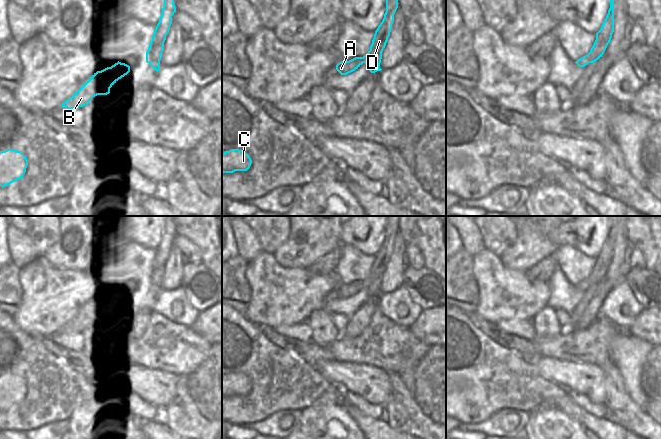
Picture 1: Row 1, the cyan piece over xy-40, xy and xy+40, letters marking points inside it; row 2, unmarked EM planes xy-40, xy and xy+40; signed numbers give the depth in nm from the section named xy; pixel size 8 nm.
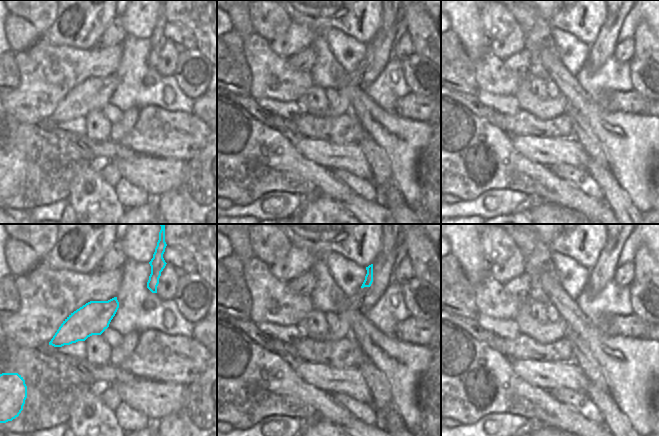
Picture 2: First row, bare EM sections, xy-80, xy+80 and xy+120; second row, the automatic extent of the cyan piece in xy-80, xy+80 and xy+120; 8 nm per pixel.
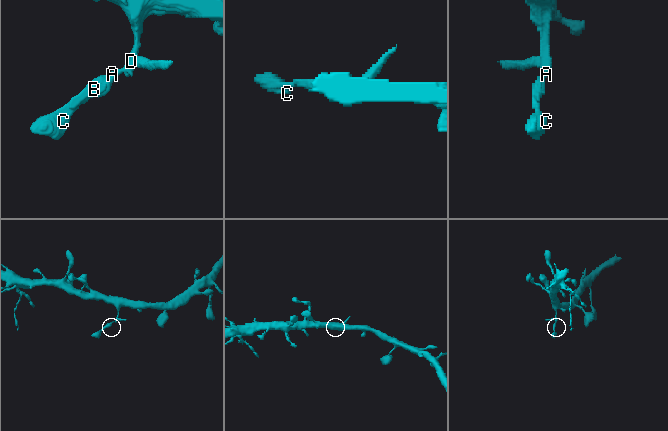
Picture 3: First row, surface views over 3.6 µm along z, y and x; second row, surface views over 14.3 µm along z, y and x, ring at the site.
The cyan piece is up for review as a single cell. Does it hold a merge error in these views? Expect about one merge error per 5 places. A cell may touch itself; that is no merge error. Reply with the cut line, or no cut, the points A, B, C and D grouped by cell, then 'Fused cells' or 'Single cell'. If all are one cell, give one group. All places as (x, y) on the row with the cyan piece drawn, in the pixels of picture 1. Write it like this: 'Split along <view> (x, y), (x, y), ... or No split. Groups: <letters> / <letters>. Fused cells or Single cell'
No split. Groups: A B C D. Single cell

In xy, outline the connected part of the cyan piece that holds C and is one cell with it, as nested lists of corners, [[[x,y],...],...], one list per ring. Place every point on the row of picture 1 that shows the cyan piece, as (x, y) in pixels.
[[[231,149],[222,153],[222,172],[247,171],[252,164],[250,156],[239,149]]]

